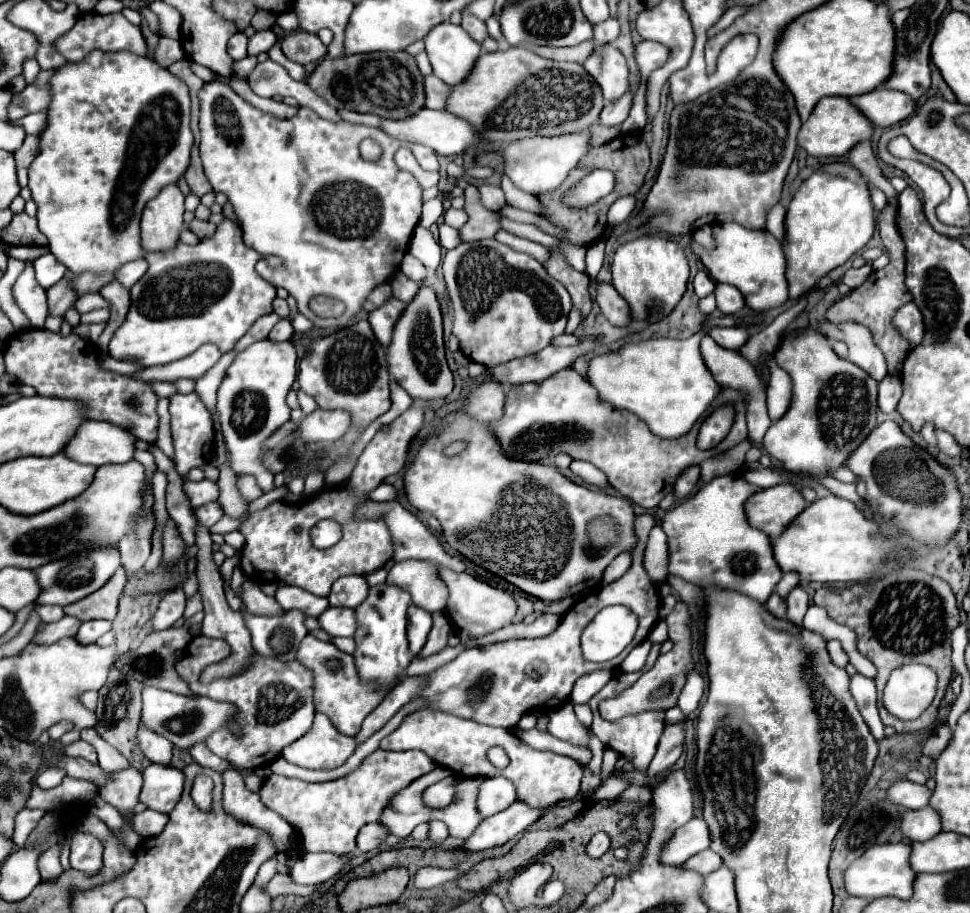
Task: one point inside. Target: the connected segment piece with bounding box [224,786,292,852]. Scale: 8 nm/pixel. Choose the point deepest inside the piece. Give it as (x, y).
(245, 805)

